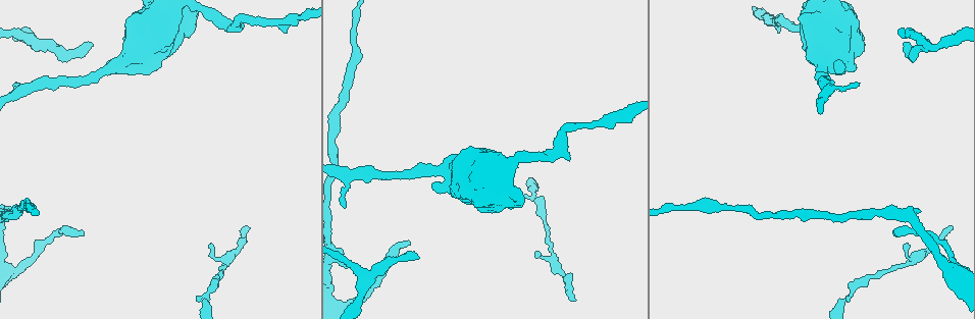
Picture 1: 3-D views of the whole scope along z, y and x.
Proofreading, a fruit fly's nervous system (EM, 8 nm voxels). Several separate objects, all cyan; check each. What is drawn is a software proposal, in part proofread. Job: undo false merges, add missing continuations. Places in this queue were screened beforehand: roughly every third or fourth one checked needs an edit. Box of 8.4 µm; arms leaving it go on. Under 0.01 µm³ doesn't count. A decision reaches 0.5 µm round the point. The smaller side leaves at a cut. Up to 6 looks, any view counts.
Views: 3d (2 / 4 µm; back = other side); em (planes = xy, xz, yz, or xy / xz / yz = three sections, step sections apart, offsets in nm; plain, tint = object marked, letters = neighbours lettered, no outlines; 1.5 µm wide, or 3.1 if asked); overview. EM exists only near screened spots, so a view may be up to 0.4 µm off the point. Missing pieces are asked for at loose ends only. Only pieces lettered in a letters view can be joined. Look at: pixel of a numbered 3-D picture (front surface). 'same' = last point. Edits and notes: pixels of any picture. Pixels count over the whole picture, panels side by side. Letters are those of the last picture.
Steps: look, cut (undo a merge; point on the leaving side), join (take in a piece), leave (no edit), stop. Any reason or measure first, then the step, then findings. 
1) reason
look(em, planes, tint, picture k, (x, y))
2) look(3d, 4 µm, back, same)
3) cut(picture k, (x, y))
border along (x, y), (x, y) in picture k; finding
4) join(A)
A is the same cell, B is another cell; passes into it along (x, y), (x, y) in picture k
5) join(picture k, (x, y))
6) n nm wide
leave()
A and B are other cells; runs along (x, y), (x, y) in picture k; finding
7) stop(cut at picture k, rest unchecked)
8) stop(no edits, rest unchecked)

thick end
look(em, xz, step 8, letters, picture 1, (856, 67))

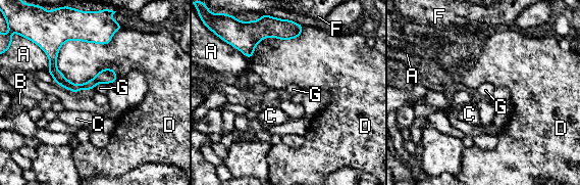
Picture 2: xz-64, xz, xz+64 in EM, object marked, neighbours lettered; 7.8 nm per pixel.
cut it another way
look(em, planes, letters, same)

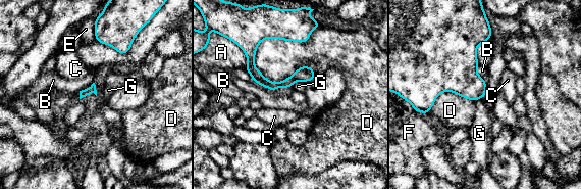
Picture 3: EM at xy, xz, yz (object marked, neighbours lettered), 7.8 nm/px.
D touches over 550 nm
leave()
A, B, C, D, E, F and G are other cells; runs along (249, 44), (250, 67), (264, 82), (312, 76) in picture 3; none of them fits

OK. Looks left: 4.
abrupt turn
look(em, xy, step 8, letters, picture 1, (557, 147))

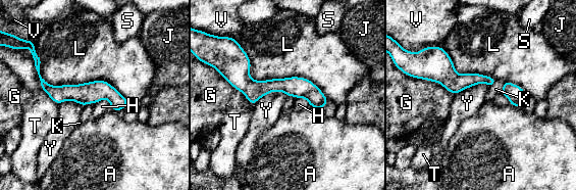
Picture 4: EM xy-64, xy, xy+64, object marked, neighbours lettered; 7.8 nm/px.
L touches over 800 nm
leave()
A, G, H, J, K, L, S, T, V and Y are other cells; border along (94, 103), (106, 99), (110, 108) in picture 4; all the same neuron

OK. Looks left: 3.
thin end
look(em, planes, plain, picture 1, (83, 234))

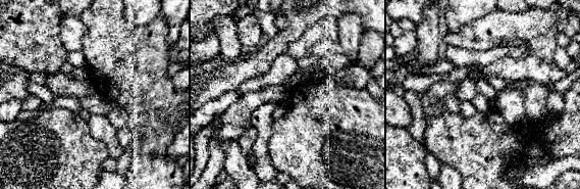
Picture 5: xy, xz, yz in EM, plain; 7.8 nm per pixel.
what lies round it
look(em, planes, letters, same)

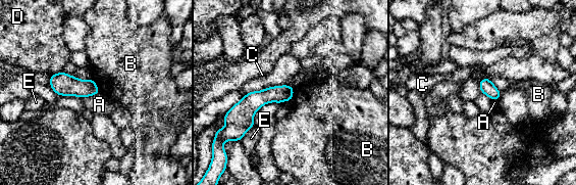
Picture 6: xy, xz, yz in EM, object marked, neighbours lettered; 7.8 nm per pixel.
E touches over 170 nm
leave()
A, B, C, D and E are other cells; no lettered piece goes on from it

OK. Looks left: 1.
stop(no edits, rest unchecked)

